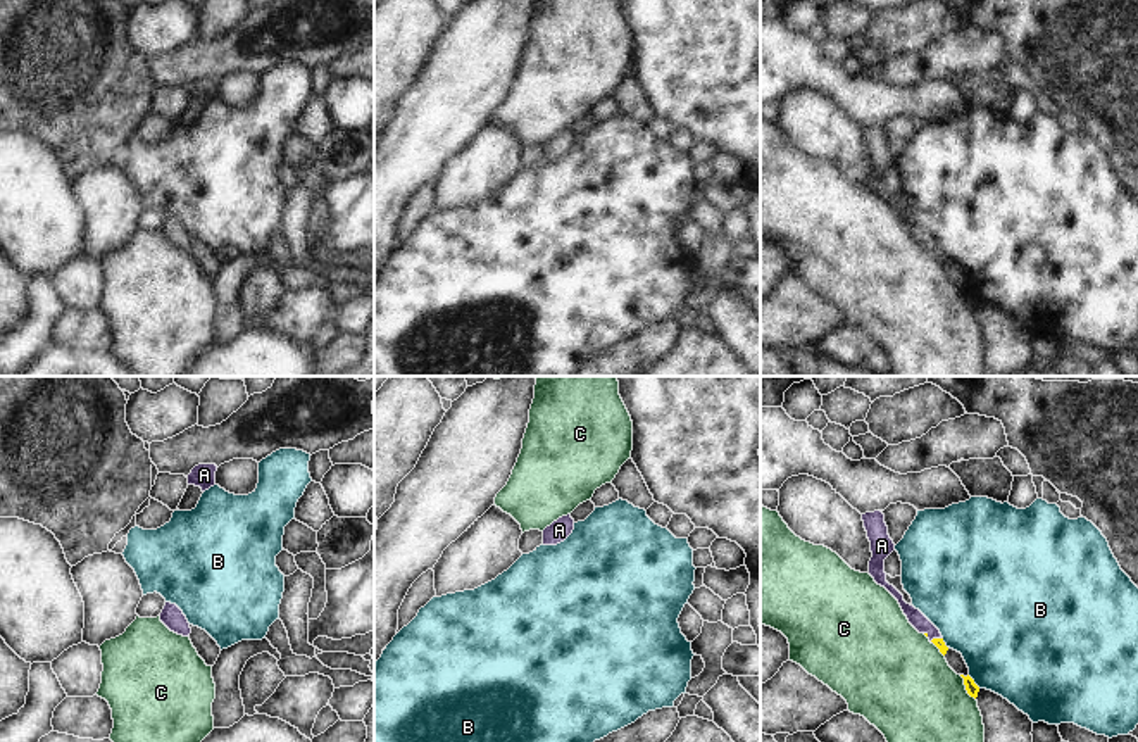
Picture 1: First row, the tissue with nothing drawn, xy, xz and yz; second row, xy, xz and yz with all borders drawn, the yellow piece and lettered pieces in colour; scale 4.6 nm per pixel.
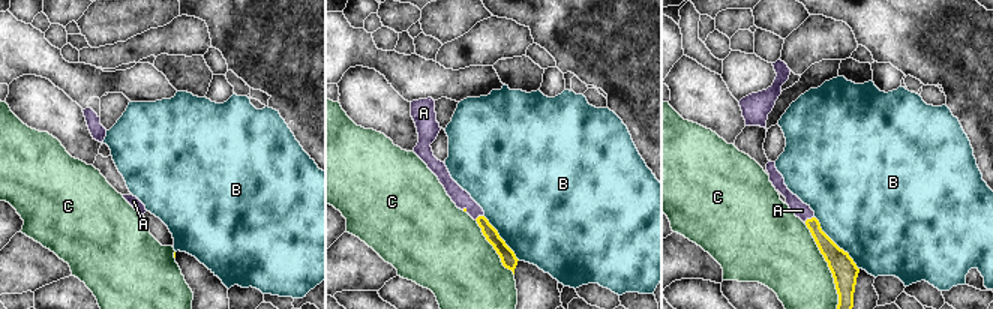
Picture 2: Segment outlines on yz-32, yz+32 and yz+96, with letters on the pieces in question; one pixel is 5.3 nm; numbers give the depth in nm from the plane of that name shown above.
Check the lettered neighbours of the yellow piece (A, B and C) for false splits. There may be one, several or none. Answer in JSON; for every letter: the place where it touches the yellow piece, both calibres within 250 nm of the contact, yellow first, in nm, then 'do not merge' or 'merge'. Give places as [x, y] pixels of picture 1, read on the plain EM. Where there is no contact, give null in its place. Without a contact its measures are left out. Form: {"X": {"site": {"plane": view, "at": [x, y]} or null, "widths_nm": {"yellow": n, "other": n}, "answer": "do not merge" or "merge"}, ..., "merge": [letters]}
{"A": {"site": {"plane": "yz", "at": [935, 252]}, "widths_nm": {"yellow": 50, "other": 80}, "answer": "merge"}, "B": {"site": {"plane": "yz", "at": [973, 295]}, "widths_nm": {"yellow": 60, "other": 460}, "answer": "do not merge"}, "C": {"site": {"plane": "yz", "at": [966, 301]}, "widths_nm": {"yellow": 60, "other": 460}, "answer": "do not merge"}, "merge": ["A"]}

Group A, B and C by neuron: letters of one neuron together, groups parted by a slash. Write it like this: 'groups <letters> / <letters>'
groups A / B / C

